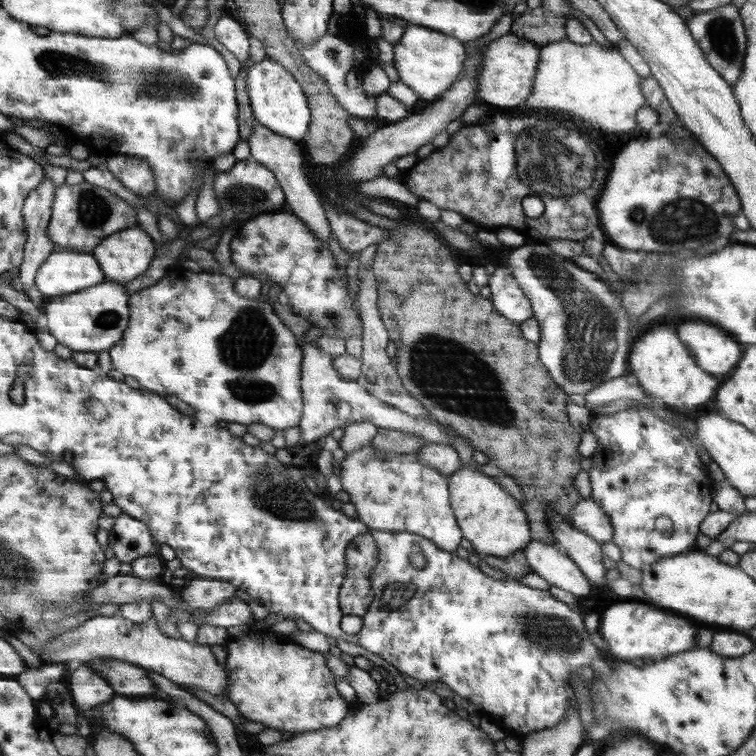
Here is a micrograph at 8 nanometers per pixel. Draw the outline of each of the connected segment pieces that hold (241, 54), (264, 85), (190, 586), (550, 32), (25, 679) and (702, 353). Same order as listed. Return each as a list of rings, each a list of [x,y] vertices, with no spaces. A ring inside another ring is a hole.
[[[223,13],[214,26],[215,37],[224,44],[243,65],[249,56],[250,43],[244,25],[232,14]]]
[[[265,58],[247,70],[246,82],[255,120],[274,134],[301,143],[308,134],[311,108],[308,108],[309,100],[306,100],[305,91],[293,73],[277,61]]]
[[[190,576],[185,586],[178,592],[180,598],[193,609],[205,611],[222,604],[228,598],[238,598],[236,591],[238,589],[229,582]]]
[[[541,5],[535,9],[527,8],[514,19],[509,32],[541,48],[567,39],[566,21],[567,17],[564,15],[552,12]]]
[[[48,662],[39,668],[26,669],[26,672],[23,672],[17,679],[28,690],[31,697],[40,702],[46,698],[49,684],[66,678],[71,668],[72,666],[65,664],[65,662],[60,664]]]
[[[686,322],[678,326],[677,334],[689,352],[694,352],[697,364],[712,376],[726,374],[741,362],[740,344],[714,326]]]

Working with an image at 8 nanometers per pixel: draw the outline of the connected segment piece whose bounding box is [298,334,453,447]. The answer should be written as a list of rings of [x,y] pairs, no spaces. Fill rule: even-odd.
[[[303,334],[300,340],[302,340],[302,348],[305,353],[305,359],[301,364],[301,386],[302,392],[305,393],[305,416],[299,424],[302,430],[302,438],[298,444],[300,447],[323,440],[323,437],[328,436],[334,428],[343,428],[353,422],[364,421],[375,424],[379,429],[416,434],[426,443],[453,446],[452,437],[442,425],[424,417],[410,416],[404,411],[382,402],[378,397],[372,396],[357,382],[342,379],[338,370],[334,369],[333,358],[322,353],[317,347],[316,341],[308,341],[306,334]]]

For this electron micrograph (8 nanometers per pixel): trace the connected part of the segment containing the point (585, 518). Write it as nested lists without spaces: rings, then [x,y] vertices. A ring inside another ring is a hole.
[[[591,498],[579,500],[572,508],[571,519],[575,529],[591,536],[596,542],[602,544],[612,541],[613,526],[610,517],[603,512],[597,501]]]

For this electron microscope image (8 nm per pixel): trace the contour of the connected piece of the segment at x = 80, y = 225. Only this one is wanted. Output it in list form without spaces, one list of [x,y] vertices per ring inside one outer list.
[[[86,181],[74,186],[64,183],[57,187],[55,192],[47,235],[58,249],[73,248],[82,252],[93,252],[94,248],[110,235],[135,226],[140,225],[136,220],[134,208],[130,208],[127,202],[109,189]]]

